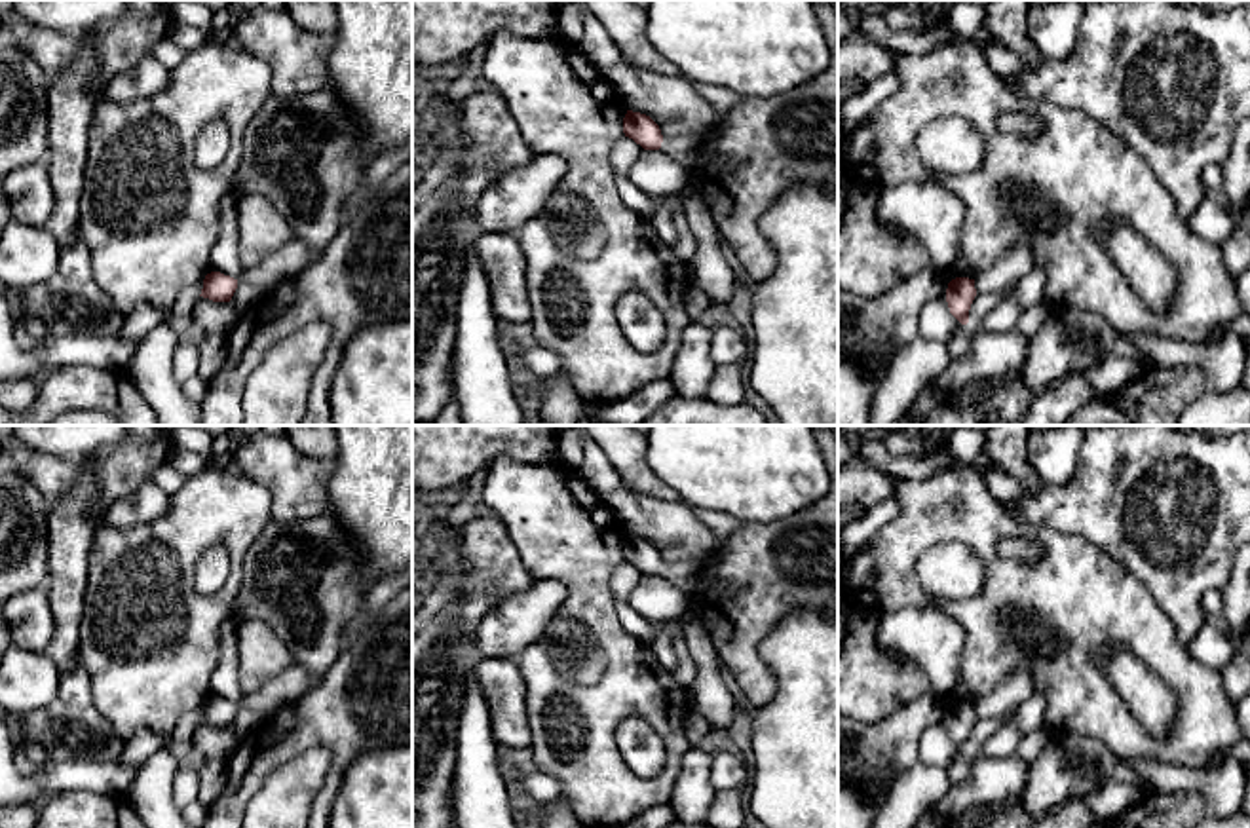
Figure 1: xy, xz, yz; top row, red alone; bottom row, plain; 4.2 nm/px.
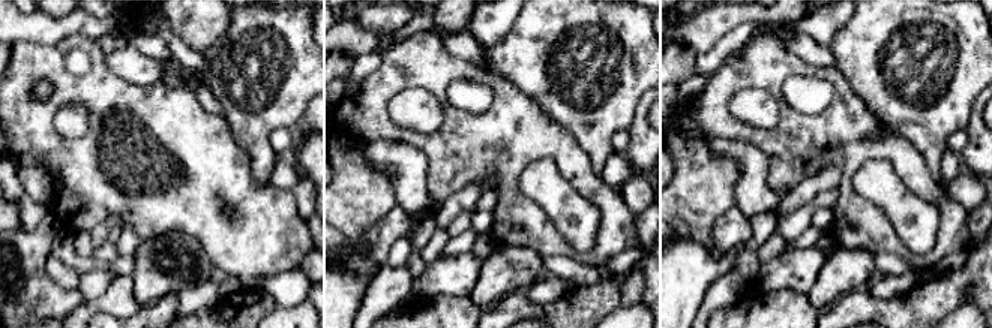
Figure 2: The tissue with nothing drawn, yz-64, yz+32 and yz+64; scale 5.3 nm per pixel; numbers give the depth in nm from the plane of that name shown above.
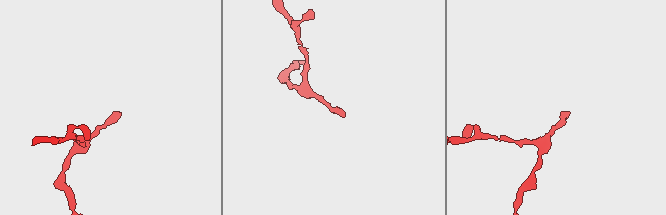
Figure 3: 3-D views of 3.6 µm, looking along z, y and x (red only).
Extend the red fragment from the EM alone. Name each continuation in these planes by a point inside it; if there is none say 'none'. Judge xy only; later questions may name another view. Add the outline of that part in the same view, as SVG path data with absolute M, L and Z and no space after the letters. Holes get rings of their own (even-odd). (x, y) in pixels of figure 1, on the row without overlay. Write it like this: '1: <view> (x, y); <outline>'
none

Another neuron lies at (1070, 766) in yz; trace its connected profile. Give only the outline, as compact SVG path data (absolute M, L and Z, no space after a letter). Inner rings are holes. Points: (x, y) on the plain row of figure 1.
M1052 733L1030 763L1020 805L1039 819L1073 798L1087 798L1113 781L1119 758L1100 739Z

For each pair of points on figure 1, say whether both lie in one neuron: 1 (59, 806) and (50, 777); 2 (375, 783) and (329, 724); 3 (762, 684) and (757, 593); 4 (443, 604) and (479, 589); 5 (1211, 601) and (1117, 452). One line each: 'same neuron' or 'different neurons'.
1: different neurons
2: different neurons
3: same neuron
4: same neuron
5: different neurons

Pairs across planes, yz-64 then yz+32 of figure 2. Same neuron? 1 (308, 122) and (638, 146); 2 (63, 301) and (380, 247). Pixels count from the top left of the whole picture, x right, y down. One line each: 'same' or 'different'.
1: same
2: same

